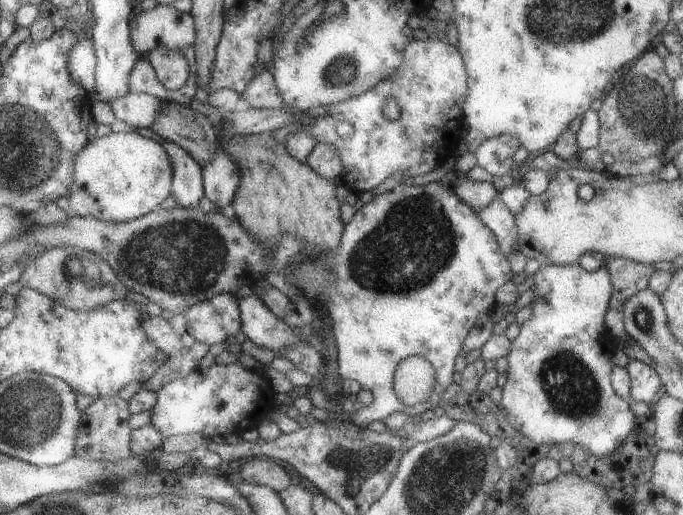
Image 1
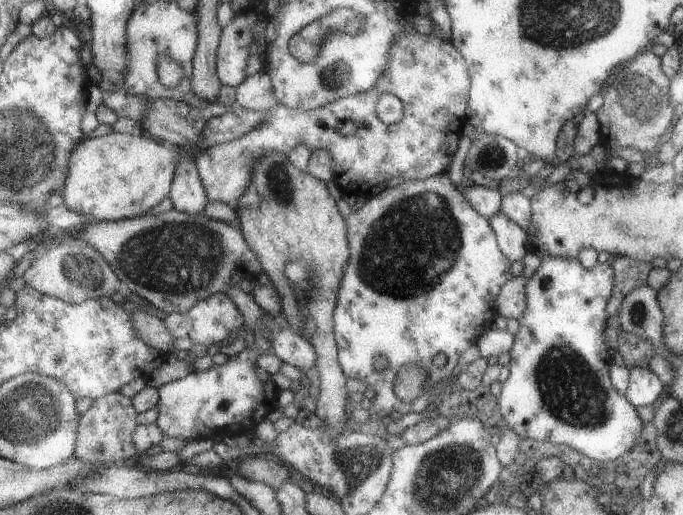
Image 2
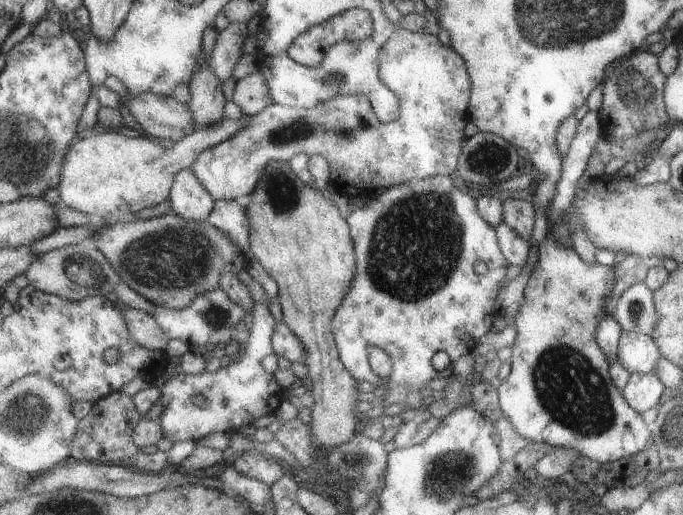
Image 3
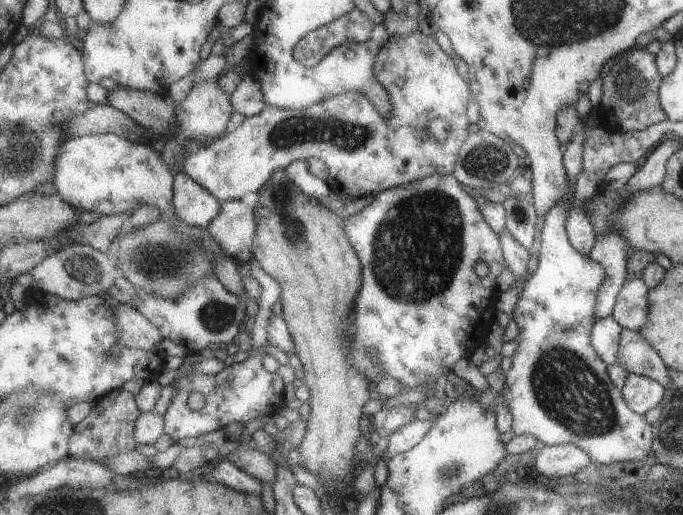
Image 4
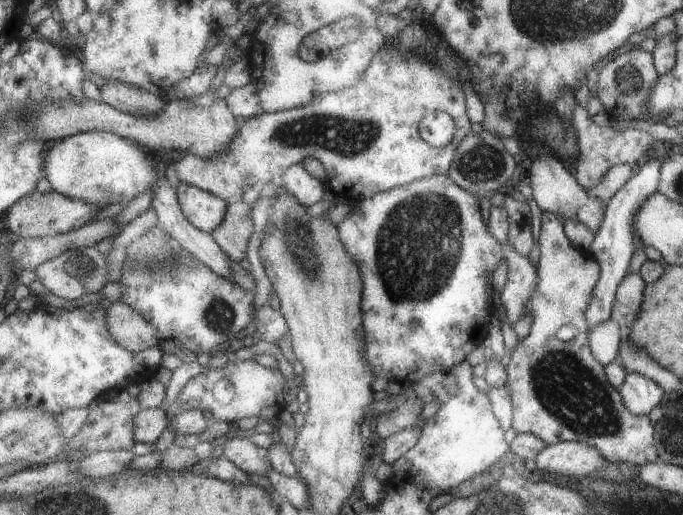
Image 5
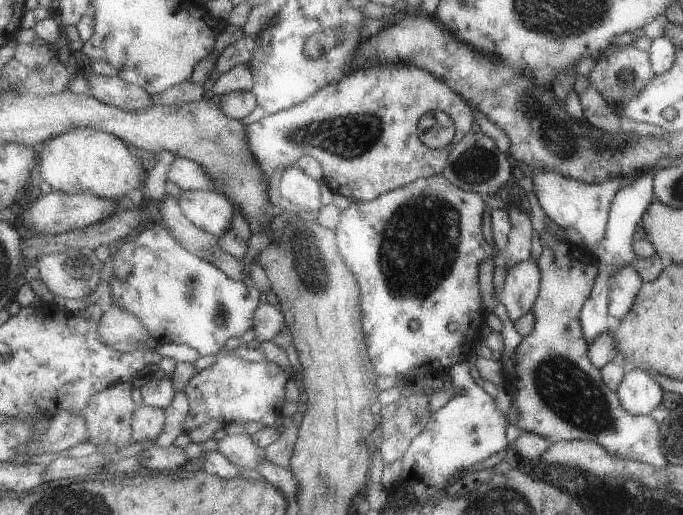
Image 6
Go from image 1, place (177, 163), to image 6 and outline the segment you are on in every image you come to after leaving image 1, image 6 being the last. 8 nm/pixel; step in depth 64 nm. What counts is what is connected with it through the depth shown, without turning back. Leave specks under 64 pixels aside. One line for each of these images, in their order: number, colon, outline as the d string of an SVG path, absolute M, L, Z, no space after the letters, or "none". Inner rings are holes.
2: M183 162L177 170L177 178L173 184L173 192L169 196L175 210L199 216L205 214L211 198L205 190L205 182L201 180L201 174L197 170L195 162Z
3: M183 170L175 178L169 202L175 216L205 224L215 210L217 198L213 198L213 194L199 182L199 178L191 170Z
4: M179 172L175 178L175 208L181 222L193 228L209 230L211 222L221 214L223 202L205 186Z
5: M179 184L177 194L189 222L193 222L193 226L201 228L203 232L213 234L225 222L231 206L229 200L187 184Z
6: M195 190L195 192L183 192L181 208L185 210L185 216L207 234L215 234L215 238L221 238L233 228L233 222L237 218L237 208L233 200L227 194L215 192L215 190Z

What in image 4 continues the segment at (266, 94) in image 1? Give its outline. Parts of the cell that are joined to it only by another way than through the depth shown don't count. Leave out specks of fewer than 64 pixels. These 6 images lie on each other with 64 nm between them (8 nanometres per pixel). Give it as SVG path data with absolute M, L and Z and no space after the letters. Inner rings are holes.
M247 74L247 78L243 78L237 84L237 90L231 94L231 102L233 102L235 112L243 114L245 118L253 118L267 108L261 84L251 74Z

